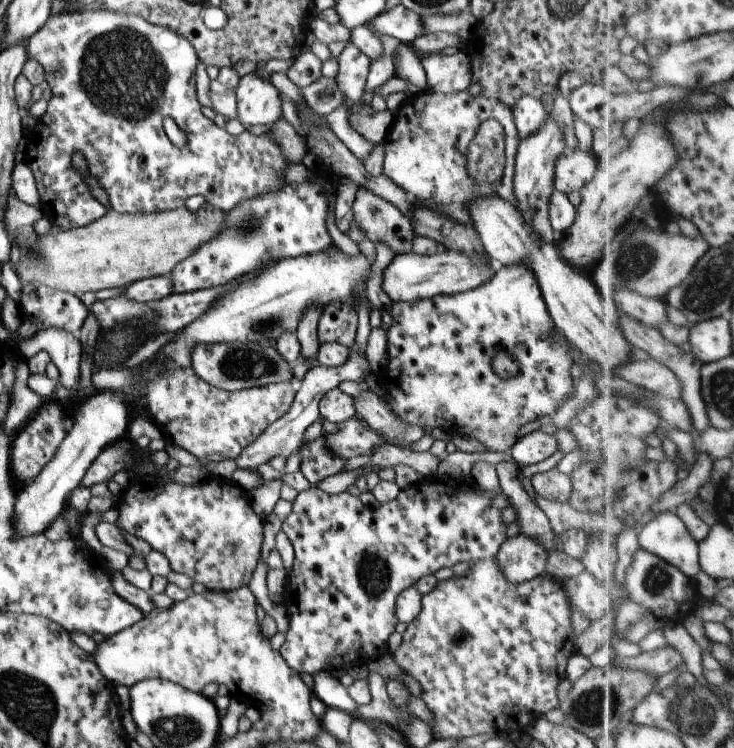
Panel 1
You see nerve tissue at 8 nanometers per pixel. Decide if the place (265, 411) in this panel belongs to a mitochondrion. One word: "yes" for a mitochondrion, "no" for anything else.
no

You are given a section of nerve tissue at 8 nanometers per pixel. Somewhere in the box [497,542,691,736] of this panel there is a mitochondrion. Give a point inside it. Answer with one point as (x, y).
(591, 709)

